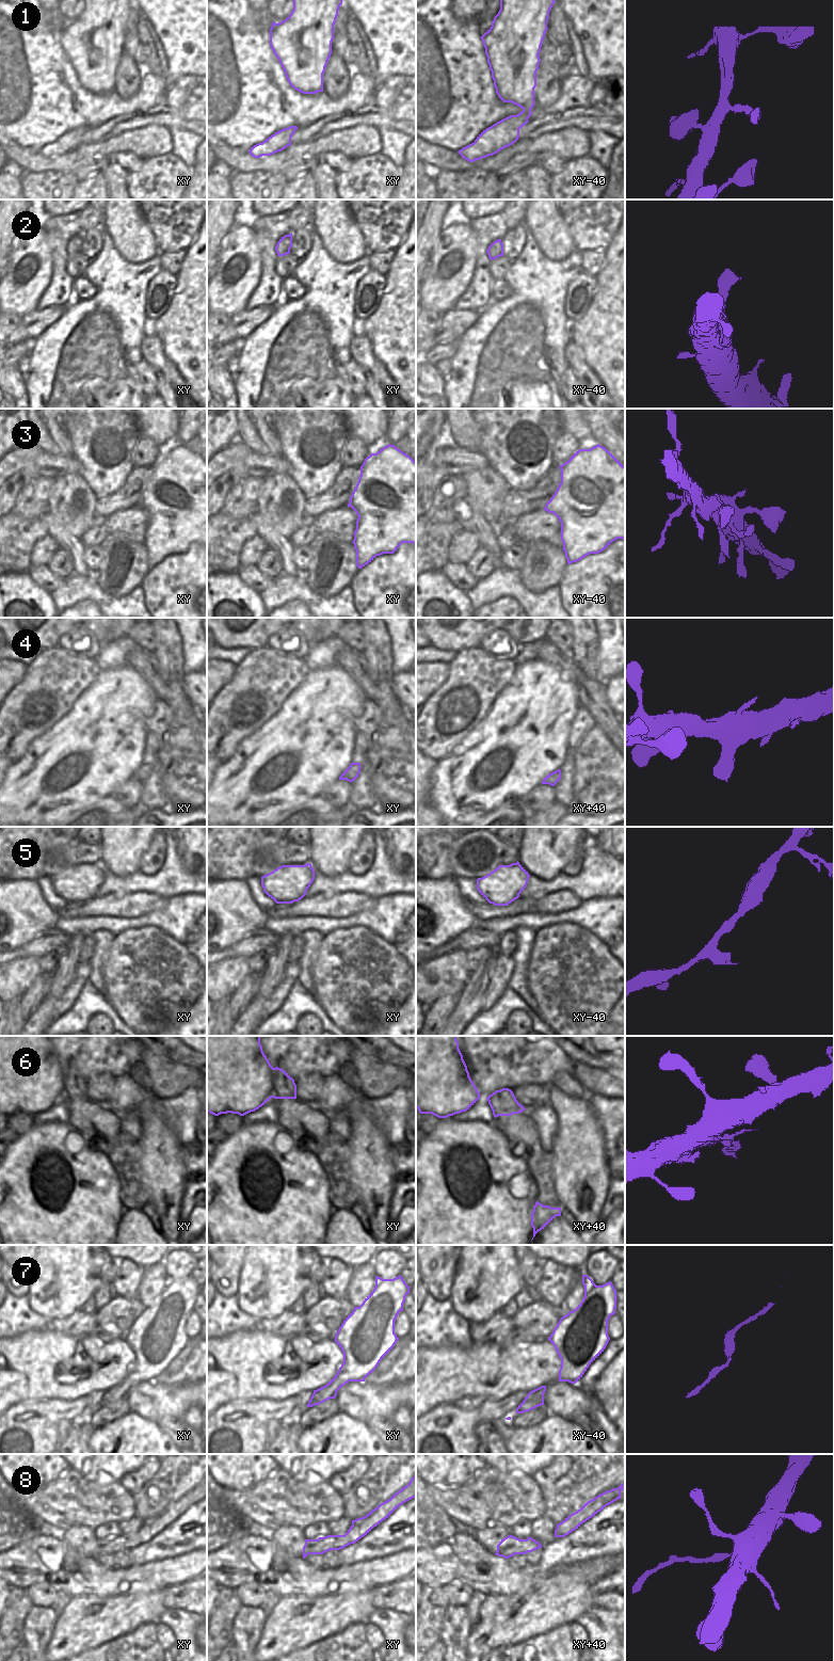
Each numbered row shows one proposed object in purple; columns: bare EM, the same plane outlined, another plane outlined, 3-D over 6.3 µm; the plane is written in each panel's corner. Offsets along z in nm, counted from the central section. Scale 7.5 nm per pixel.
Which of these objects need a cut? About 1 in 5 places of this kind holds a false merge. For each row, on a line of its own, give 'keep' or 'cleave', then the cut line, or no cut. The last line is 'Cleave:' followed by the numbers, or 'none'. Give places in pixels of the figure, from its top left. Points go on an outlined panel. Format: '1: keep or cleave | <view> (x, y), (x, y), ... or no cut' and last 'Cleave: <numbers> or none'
1: keep | no cut
2: keep | no cut
3: keep | no cut
4: keep | no cut
5: keep | no cut
6: keep | no cut
7: keep | no cut
8: cleave | xy (318, 1539), (311, 1545), (313, 1553)
Cleave: 8

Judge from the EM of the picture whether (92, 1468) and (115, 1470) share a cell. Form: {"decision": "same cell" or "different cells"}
{"decision": "same cell"}

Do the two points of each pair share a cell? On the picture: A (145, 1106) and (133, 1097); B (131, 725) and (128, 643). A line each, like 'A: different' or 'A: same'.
A: different
B: different

